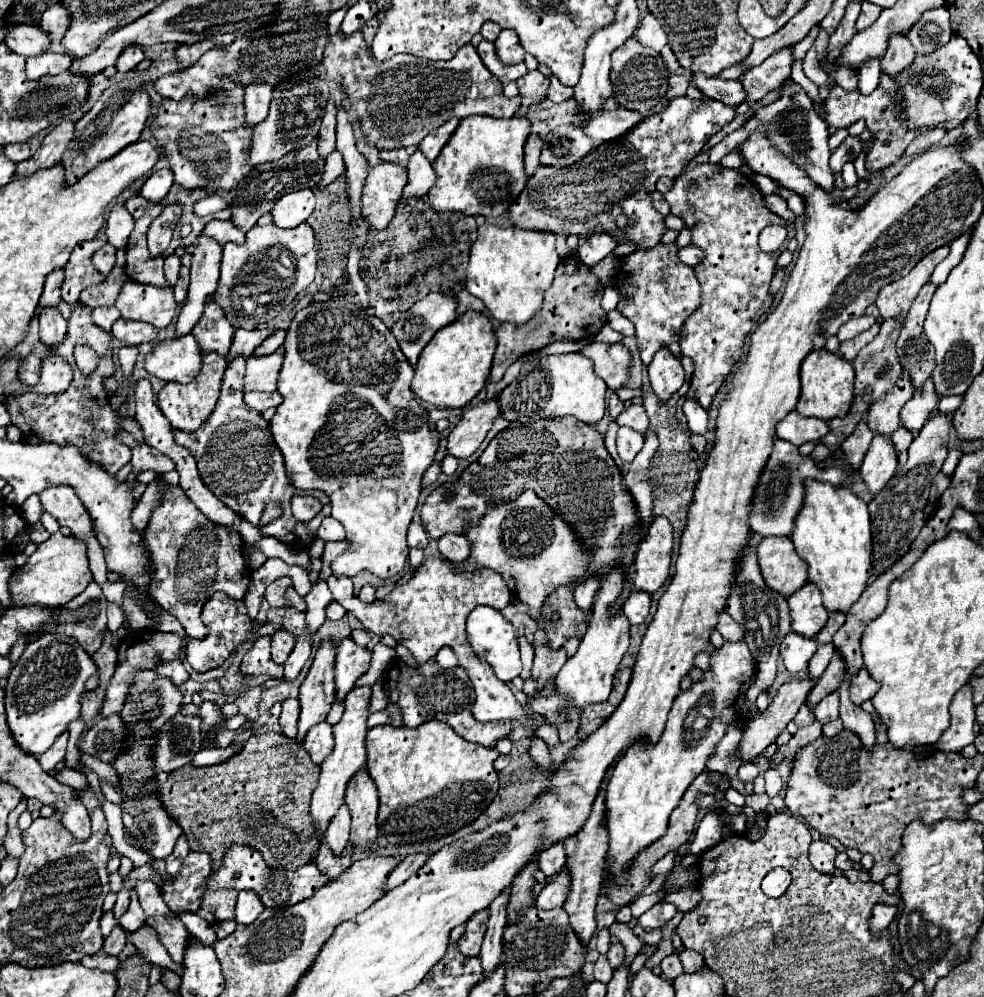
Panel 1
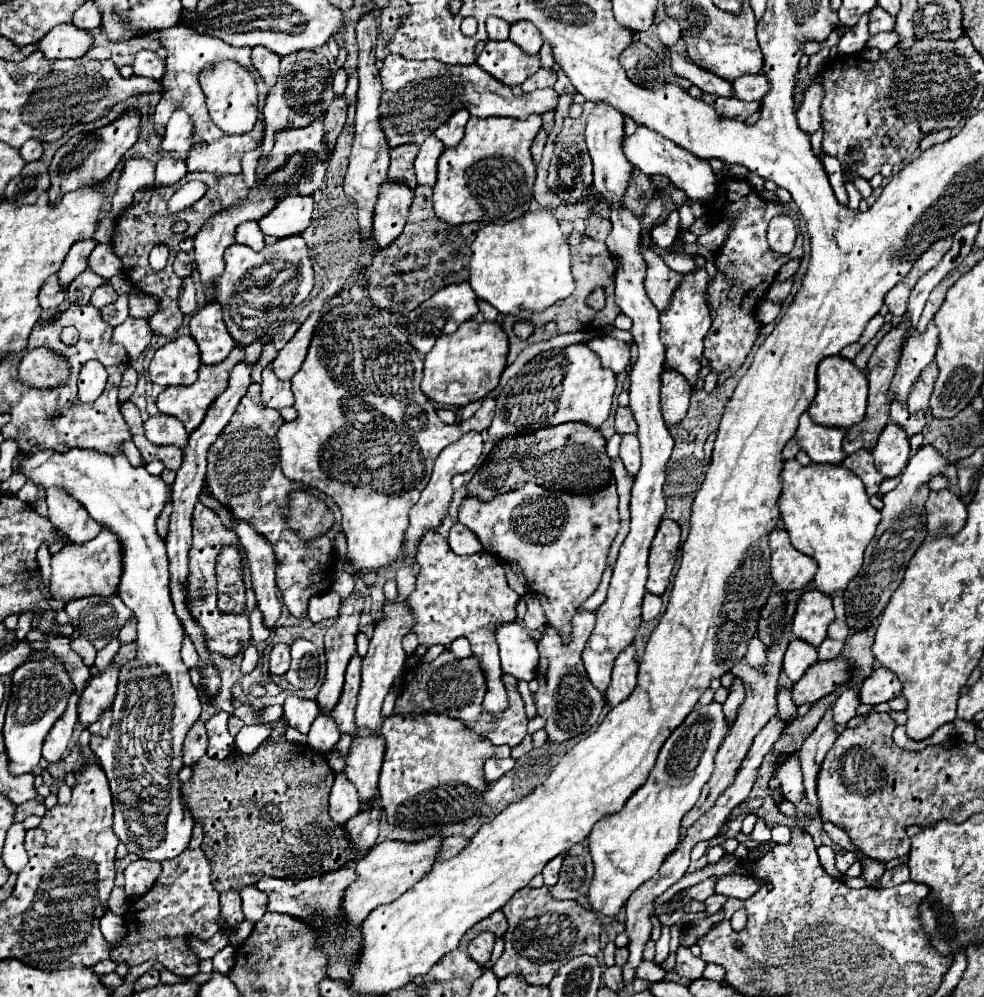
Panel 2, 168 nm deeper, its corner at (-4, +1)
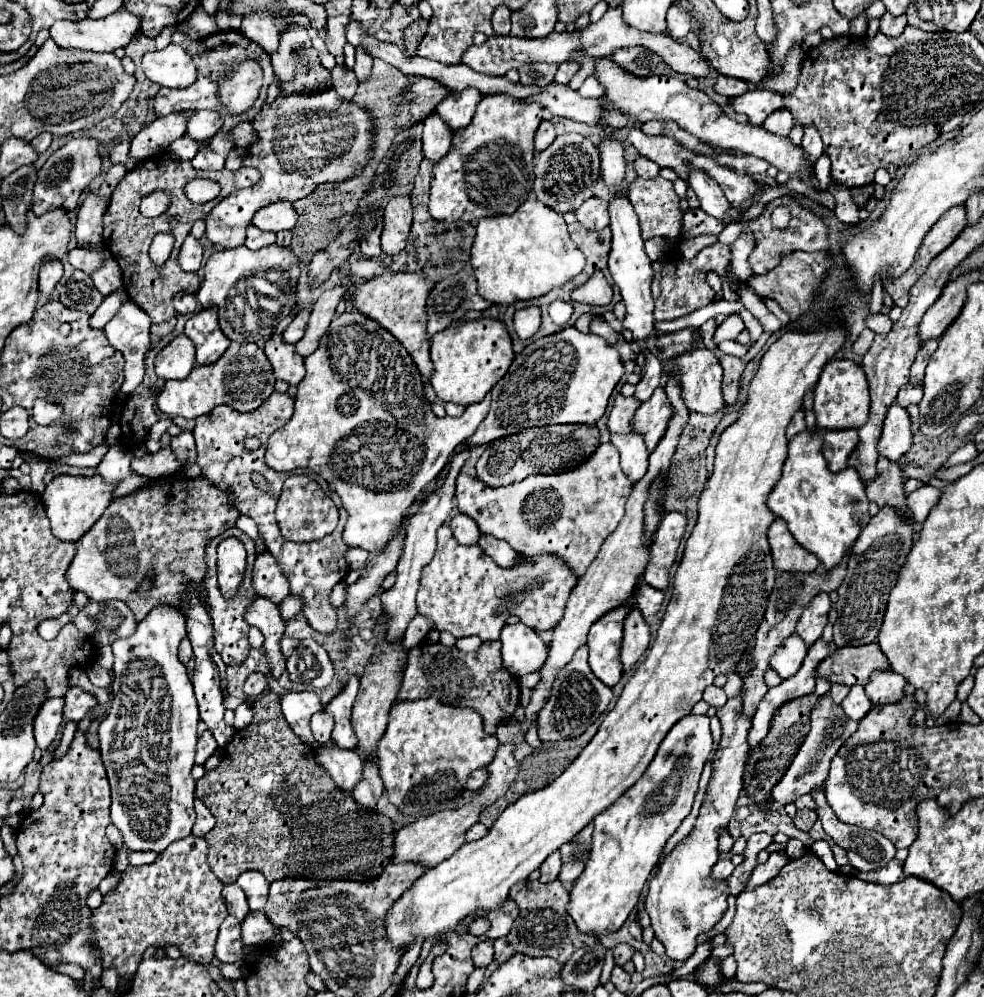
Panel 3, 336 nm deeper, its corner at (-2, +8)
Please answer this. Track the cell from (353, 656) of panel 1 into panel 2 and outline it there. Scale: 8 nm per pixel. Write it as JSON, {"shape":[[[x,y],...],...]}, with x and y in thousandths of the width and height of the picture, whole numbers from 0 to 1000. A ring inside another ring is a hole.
{"shape":[[[359,657],[359,661],[355,663],[353,675],[351,675],[351,689],[347,695],[347,701],[342,705],[342,709],[334,715],[342,727],[347,735],[361,735],[361,707],[363,707],[363,695],[365,695],[365,685],[367,685],[367,659]]]}

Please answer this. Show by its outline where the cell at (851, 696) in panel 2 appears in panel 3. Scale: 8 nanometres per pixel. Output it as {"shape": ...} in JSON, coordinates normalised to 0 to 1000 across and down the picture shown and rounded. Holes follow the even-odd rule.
{"shape":[[[867,688],[865,690],[865,694],[863,694],[863,698],[857,702],[857,712],[859,712],[859,716],[865,720],[865,722],[875,722],[883,712],[885,712],[885,702],[881,700],[881,696],[879,696],[879,692],[877,692],[877,688]]]}

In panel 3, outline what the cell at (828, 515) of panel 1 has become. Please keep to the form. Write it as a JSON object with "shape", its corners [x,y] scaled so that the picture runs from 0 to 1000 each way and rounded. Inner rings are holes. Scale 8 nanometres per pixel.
{"shape":[[[818,429],[802,441],[802,457],[796,465],[796,475],[786,487],[779,508],[792,520],[796,520],[808,538],[808,542],[822,554],[826,554],[838,570],[847,570],[855,564],[859,552],[875,536],[877,528],[885,522],[877,483],[869,469],[859,469],[853,475],[842,473],[836,459],[836,431]]]}

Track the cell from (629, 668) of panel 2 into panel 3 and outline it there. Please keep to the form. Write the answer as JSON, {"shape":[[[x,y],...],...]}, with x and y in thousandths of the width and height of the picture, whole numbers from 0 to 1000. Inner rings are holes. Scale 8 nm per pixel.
{"shape":[[[641,606],[639,616],[635,620],[635,636],[633,636],[633,650],[631,650],[631,664],[633,672],[639,674],[647,662],[653,658],[662,642],[662,632],[651,618],[651,612],[647,606]]]}

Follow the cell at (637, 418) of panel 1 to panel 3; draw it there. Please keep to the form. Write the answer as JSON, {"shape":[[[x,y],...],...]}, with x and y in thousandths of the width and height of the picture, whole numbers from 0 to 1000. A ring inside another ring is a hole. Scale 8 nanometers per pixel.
{"shape":[[[627,397],[617,421],[617,429],[619,433],[627,433],[627,435],[639,435],[641,431],[641,421],[645,411],[651,407],[651,403],[647,399],[635,399],[635,397]]]}

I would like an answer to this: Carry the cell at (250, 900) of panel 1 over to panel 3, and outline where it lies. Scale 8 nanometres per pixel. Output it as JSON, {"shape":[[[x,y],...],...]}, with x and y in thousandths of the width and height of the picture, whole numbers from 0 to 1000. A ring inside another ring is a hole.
{"shape":[[[247,875],[241,881],[241,887],[247,891],[253,911],[255,913],[267,913],[273,897],[273,885],[263,875]]]}

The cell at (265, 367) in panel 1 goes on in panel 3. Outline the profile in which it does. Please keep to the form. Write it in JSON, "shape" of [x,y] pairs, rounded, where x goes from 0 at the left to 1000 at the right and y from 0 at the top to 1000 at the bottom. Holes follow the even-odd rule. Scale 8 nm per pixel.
{"shape":[[[340,287],[338,291],[332,291],[332,293],[326,295],[326,299],[318,307],[318,313],[316,313],[316,319],[314,319],[314,327],[312,327],[312,333],[310,333],[308,341],[304,341],[300,345],[302,355],[314,357],[314,355],[318,355],[322,351],[326,337],[332,333],[332,327],[340,319],[342,305],[351,299],[351,295],[353,295],[351,287]]]}

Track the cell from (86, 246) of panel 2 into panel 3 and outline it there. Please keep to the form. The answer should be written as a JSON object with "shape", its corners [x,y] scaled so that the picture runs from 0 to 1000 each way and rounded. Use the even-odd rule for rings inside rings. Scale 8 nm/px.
{"shape":[[[90,195],[78,215],[78,229],[76,229],[76,239],[78,243],[99,243],[103,245],[103,235],[105,235],[105,215],[109,211],[111,201],[107,201],[101,195]]]}

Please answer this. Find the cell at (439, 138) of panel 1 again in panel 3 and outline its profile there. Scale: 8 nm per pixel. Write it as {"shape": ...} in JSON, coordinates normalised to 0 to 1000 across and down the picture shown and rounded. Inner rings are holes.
{"shape":[[[475,88],[468,92],[456,92],[456,96],[450,98],[450,102],[446,102],[444,114],[460,130],[466,130],[479,124],[479,118],[483,114],[487,100],[489,100],[489,92],[483,88]]]}

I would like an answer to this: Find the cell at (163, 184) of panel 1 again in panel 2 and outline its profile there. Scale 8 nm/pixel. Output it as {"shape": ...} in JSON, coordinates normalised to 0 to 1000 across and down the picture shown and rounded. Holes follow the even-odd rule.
{"shape":[[[178,157],[162,159],[160,172],[158,172],[158,190],[178,186],[188,174],[190,174],[190,168],[186,159],[178,159]]]}

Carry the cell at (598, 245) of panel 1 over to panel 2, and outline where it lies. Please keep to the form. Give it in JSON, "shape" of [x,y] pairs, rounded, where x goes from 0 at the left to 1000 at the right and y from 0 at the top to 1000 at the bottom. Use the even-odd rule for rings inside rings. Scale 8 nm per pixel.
{"shape":[[[599,216],[597,218],[597,234],[603,238],[603,240],[611,240],[615,242],[617,236],[619,236],[619,230],[621,230],[621,224],[613,224],[613,220],[609,220],[607,216]]]}

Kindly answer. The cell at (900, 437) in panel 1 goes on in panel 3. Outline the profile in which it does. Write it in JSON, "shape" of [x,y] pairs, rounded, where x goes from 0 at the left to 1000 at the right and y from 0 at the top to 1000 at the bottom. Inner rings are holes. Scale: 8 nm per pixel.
{"shape":[[[920,385],[920,387],[914,391],[912,403],[914,403],[918,409],[922,409],[924,405],[932,405],[936,397],[938,397],[936,385]]]}

